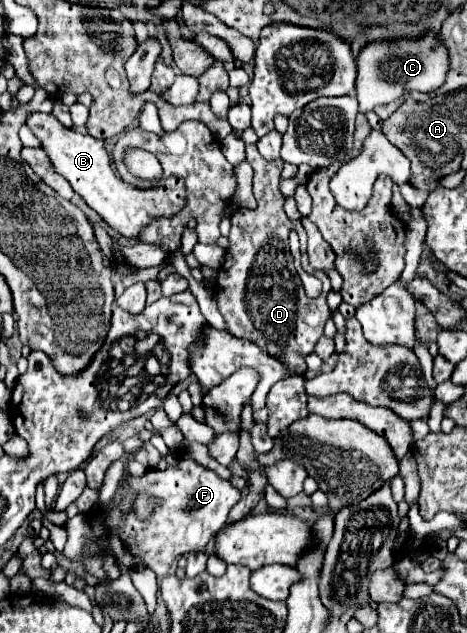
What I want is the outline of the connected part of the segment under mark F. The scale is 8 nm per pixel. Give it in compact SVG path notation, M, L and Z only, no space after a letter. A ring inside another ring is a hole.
M183 457L179 459L177 467L169 467L167 471L147 471L141 477L131 477L129 489L131 489L133 497L137 497L139 493L149 493L163 501L161 507L157 507L153 511L149 521L139 521L135 511L129 511L123 521L123 513L119 511L119 493L115 495L109 509L105 511L107 527L103 525L101 519L87 525L83 513L79 513L67 521L65 529L67 529L69 537L67 537L67 545L65 545L63 553L71 561L83 559L87 565L87 571L97 577L105 577L101 559L87 557L81 553L87 539L105 539L109 535L111 555L115 557L115 561L119 565L127 565L127 567L143 565L143 567L149 567L151 571L155 571L158 578L162 578L163 575L168 574L169 565L179 555L185 555L191 551L201 551L225 527L231 507L241 499L241 491L235 489L229 481L223 481L213 471L207 471L207 469L199 467L197 463L191 463L191 459L183 459Z

